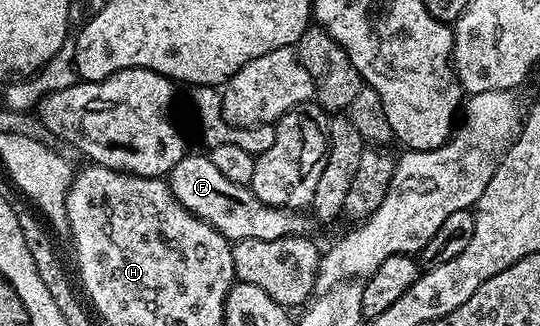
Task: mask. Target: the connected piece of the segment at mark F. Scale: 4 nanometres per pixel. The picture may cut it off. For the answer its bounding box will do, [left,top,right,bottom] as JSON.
[166,153,313,241]

